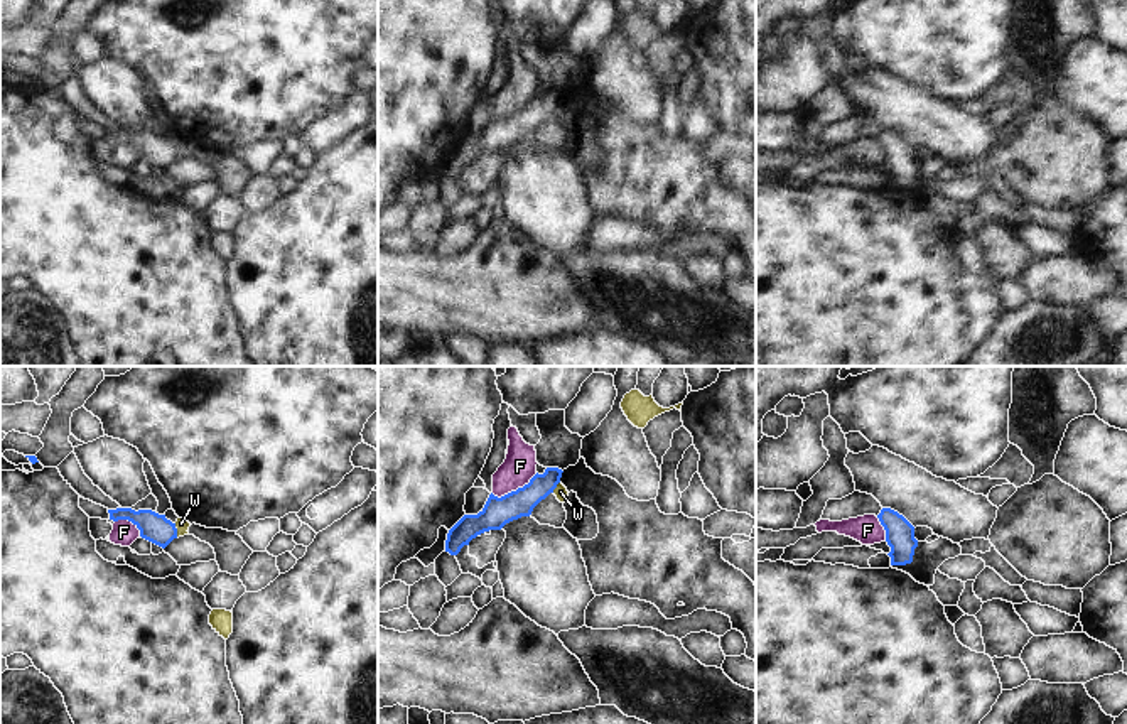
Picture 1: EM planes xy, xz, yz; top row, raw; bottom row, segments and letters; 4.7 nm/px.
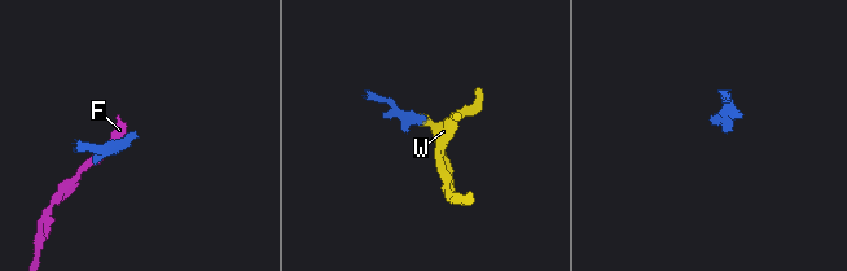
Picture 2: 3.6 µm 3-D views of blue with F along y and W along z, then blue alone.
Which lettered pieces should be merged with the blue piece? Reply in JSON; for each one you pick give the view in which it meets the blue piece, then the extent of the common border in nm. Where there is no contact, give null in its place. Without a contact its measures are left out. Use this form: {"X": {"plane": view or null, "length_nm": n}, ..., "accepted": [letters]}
{"W": {"plane": "xy", "length_nm": 70}, "accepted": ["W"]}

